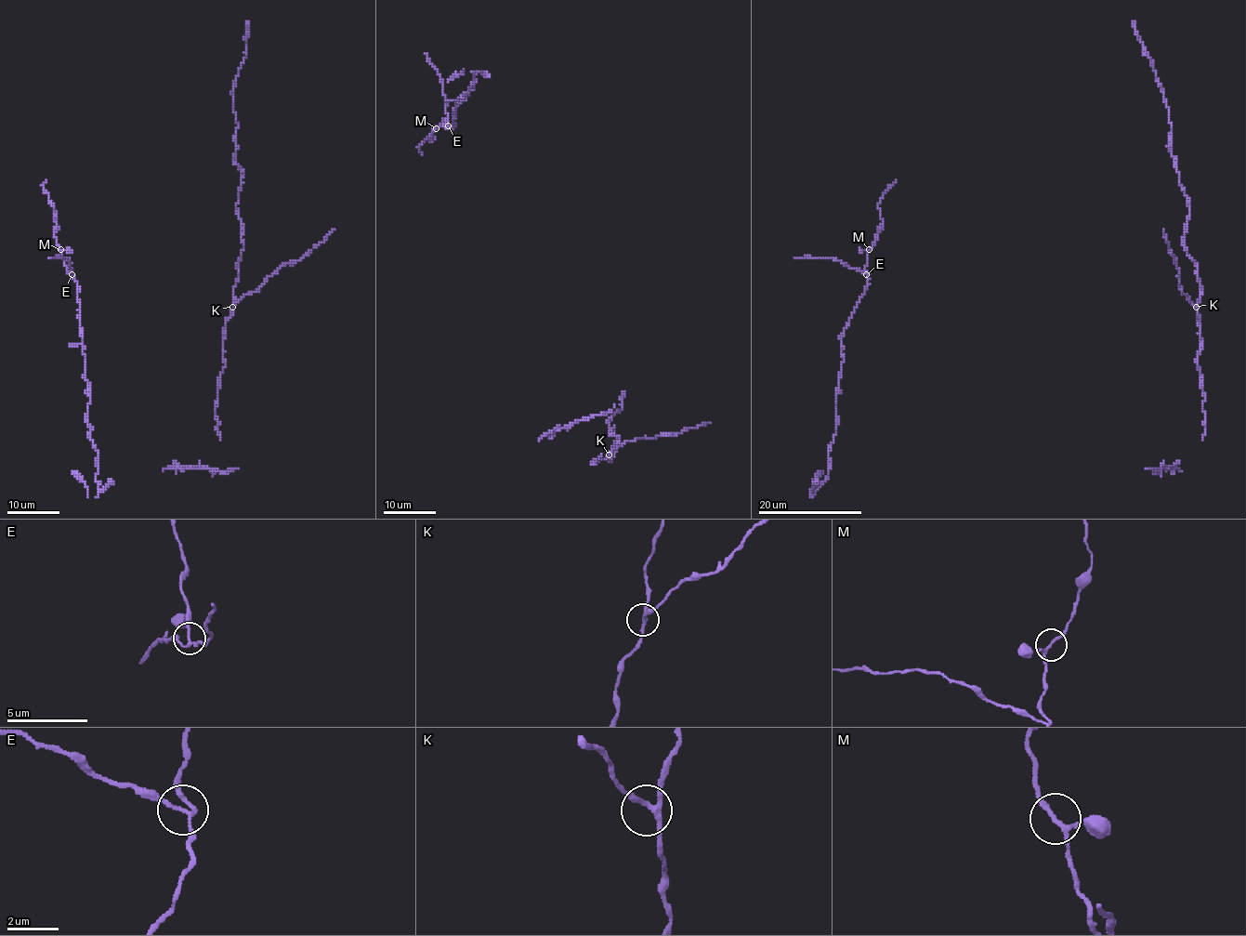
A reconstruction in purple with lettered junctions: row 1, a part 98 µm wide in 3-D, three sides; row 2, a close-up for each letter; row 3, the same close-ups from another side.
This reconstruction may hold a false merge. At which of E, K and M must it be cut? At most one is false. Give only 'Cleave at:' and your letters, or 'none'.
Cleave at: E

